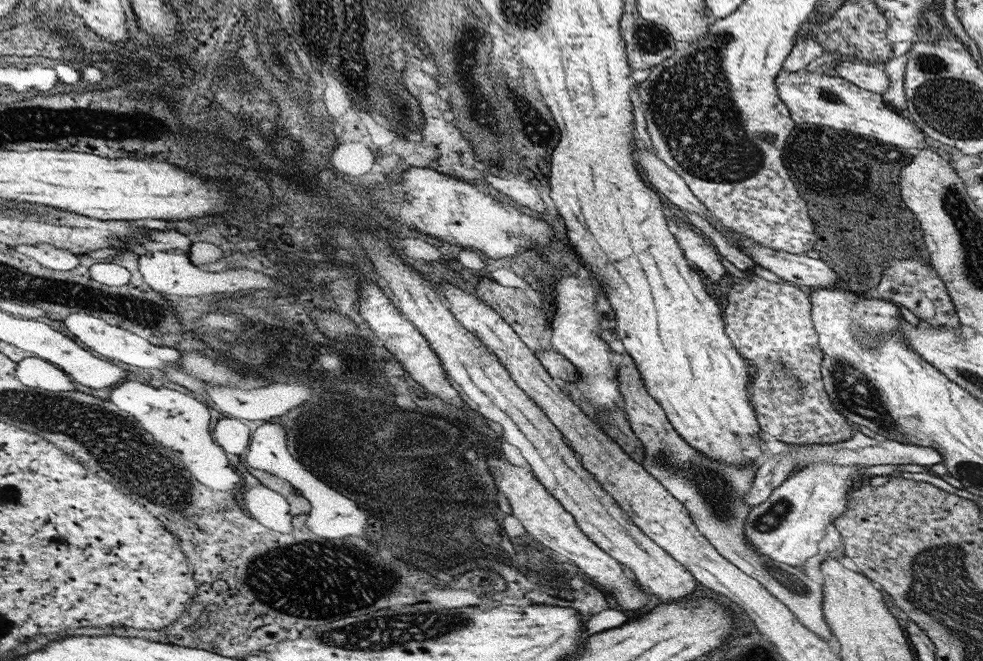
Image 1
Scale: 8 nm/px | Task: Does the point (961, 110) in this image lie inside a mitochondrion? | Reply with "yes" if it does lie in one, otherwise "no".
yes

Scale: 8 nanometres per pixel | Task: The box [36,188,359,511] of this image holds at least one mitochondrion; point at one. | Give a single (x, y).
(116, 445)

